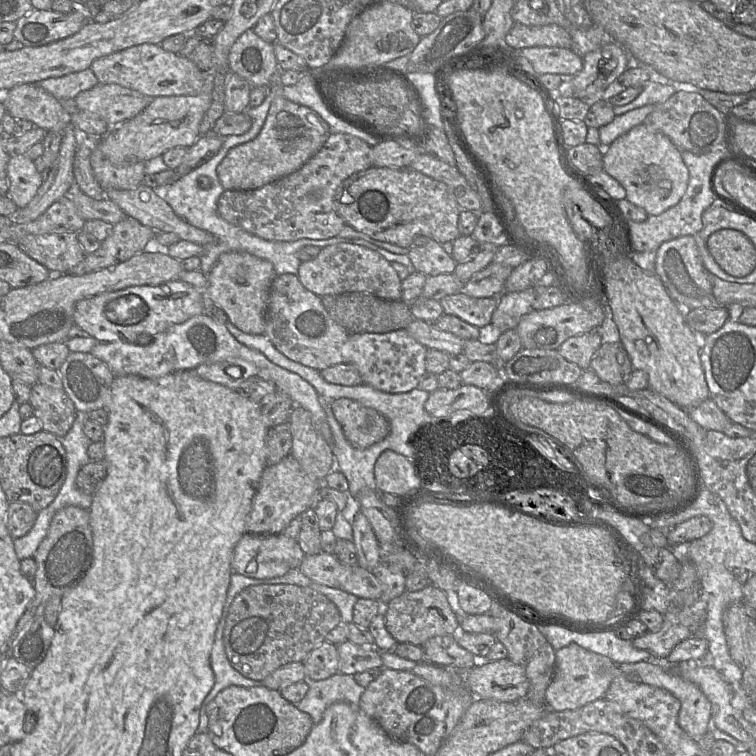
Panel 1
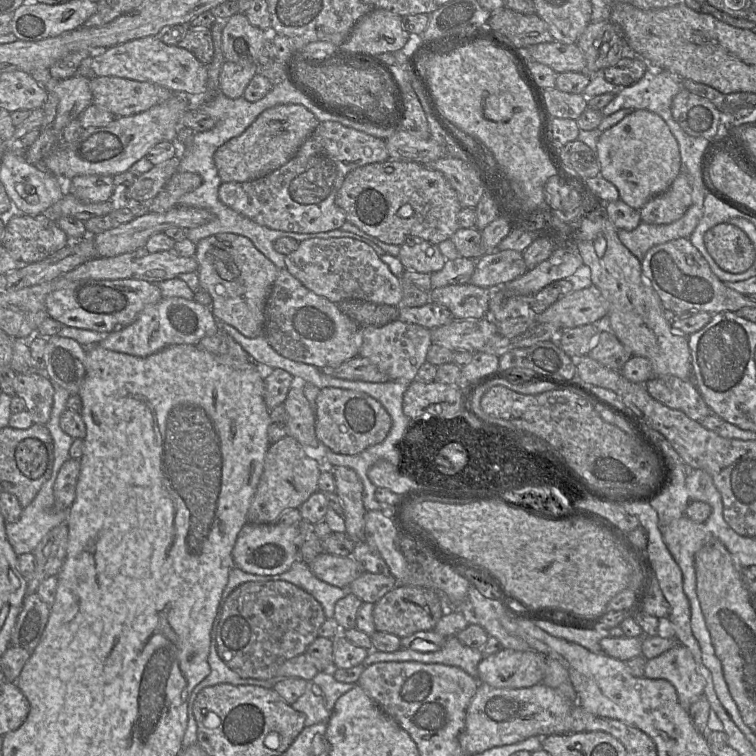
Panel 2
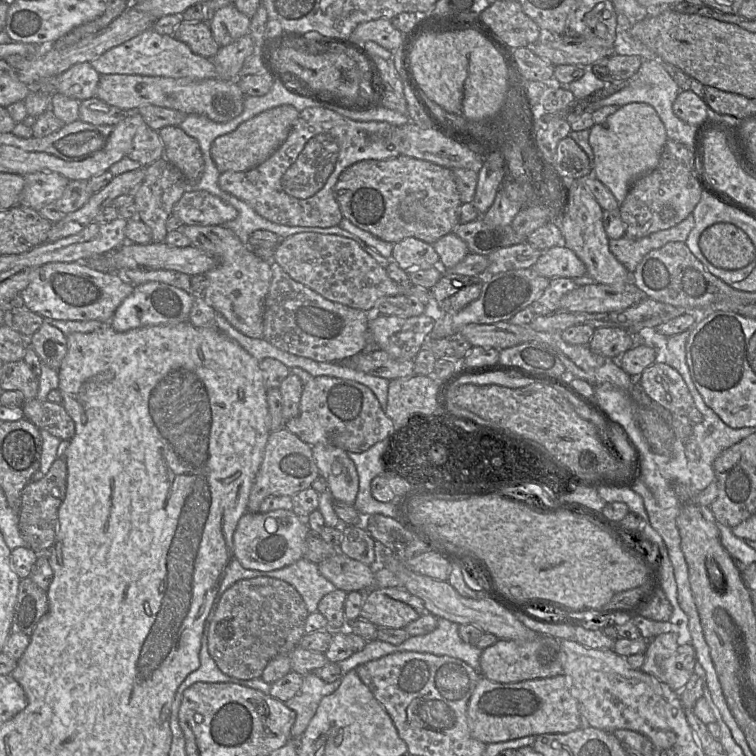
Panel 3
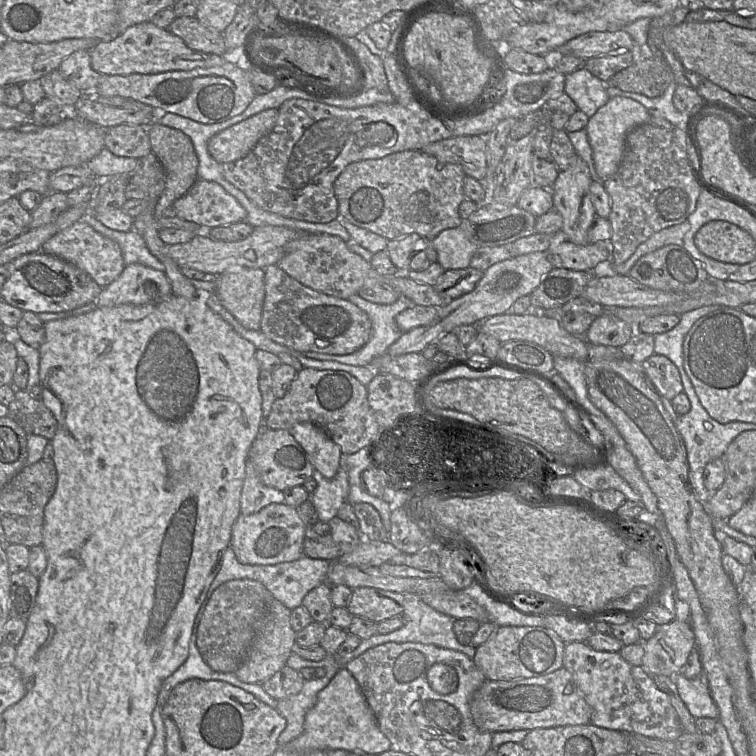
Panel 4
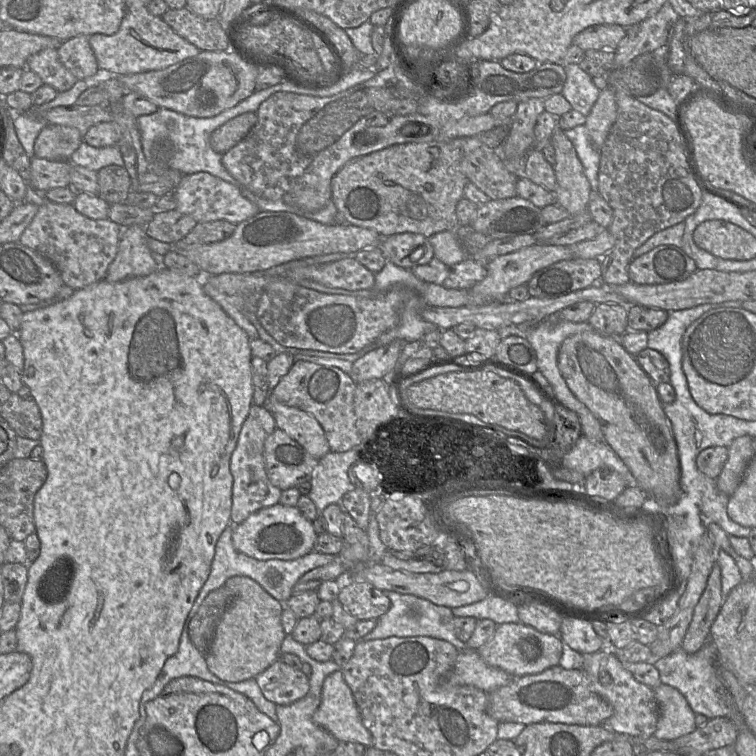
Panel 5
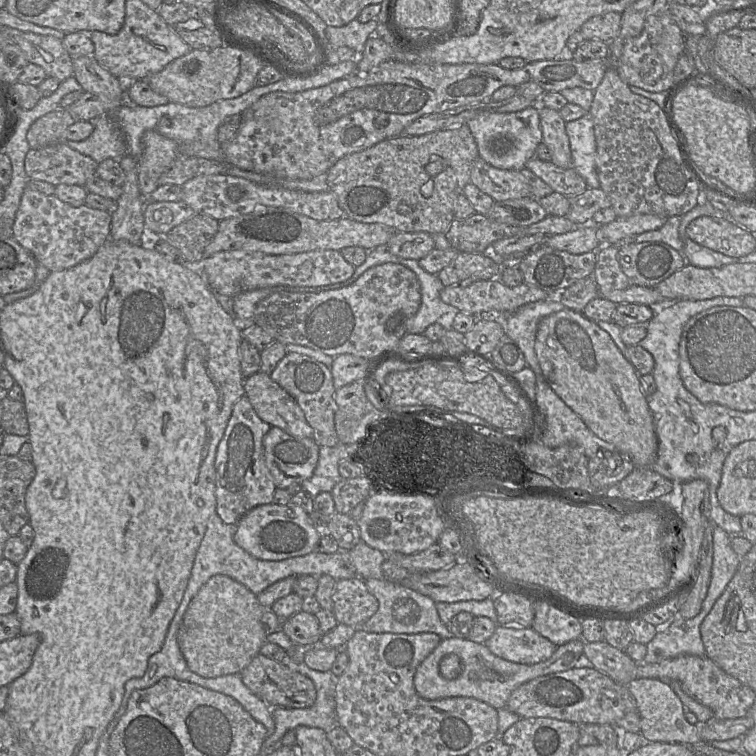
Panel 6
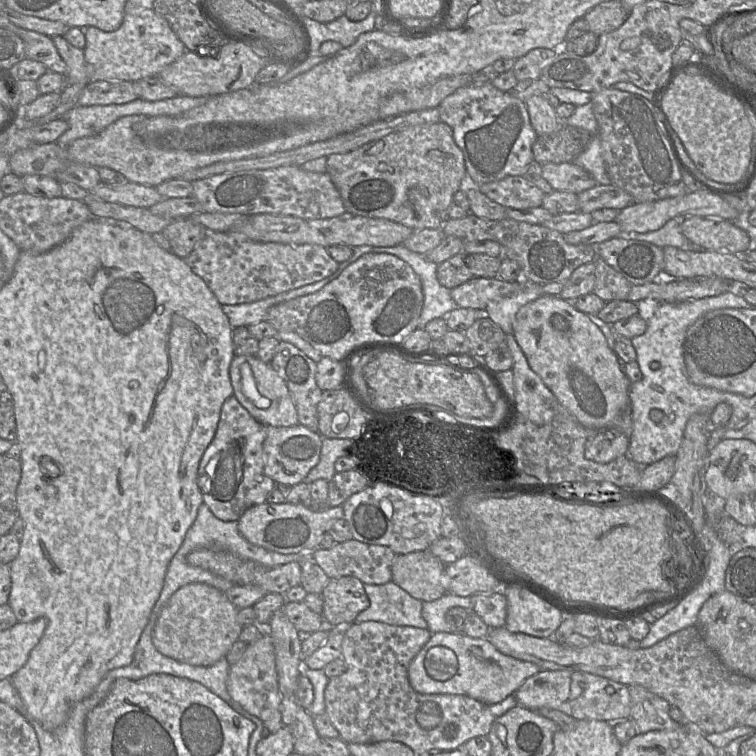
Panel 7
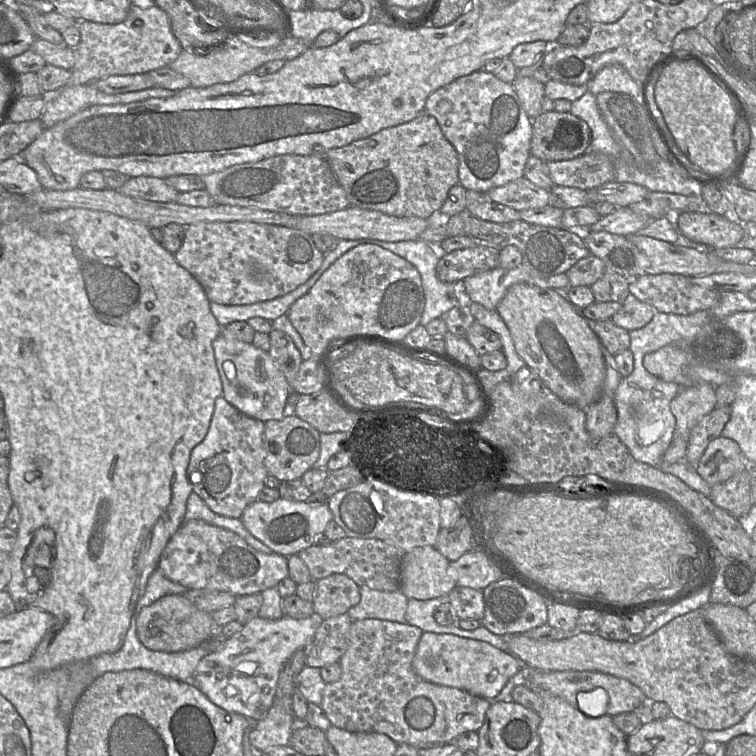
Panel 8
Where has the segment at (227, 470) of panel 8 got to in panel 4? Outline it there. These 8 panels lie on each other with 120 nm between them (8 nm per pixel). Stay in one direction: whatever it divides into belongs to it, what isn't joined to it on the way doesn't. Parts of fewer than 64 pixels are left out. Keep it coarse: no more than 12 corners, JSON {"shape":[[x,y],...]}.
{"shape":[[249,456],[240,499],[242,515],[284,503],[283,491],[263,484]]}

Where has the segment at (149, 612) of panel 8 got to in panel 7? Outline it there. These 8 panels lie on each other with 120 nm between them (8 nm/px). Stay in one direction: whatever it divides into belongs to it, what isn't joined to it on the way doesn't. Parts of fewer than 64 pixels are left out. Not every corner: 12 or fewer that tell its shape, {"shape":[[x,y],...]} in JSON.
{"shape":[[192,583],[161,610],[152,643],[193,666],[226,657],[243,626],[225,592]]}

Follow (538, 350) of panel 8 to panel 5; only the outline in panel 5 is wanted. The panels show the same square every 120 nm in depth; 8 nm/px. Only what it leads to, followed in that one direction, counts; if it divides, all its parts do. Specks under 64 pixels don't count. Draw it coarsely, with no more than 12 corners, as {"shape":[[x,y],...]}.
{"shape":[[616,337],[563,341],[558,368],[662,507],[681,497],[656,386]]}

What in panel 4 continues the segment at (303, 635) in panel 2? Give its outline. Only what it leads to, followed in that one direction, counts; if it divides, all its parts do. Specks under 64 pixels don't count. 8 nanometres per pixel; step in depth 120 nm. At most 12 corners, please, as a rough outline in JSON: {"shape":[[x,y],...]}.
{"shape":[[260,582],[217,587],[195,619],[214,670],[235,673],[273,595]]}

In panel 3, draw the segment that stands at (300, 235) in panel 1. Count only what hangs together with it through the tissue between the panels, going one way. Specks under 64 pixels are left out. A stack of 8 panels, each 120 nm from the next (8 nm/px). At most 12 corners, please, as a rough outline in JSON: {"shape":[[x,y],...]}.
{"shape":[[308,107],[219,187],[285,226],[343,216],[340,174],[401,155],[402,128]]}

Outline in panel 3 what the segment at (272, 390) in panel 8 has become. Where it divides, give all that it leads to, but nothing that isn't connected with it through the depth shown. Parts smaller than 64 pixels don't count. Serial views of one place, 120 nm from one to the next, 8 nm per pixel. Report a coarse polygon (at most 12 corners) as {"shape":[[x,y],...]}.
{"shape":[[312,446],[334,499],[354,505],[356,466],[341,448]]}

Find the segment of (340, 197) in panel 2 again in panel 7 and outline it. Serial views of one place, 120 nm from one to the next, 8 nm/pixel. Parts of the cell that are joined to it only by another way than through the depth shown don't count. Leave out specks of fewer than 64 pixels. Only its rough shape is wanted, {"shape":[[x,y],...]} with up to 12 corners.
{"shape":[[442,121],[330,154],[347,212],[442,229],[468,184]]}

